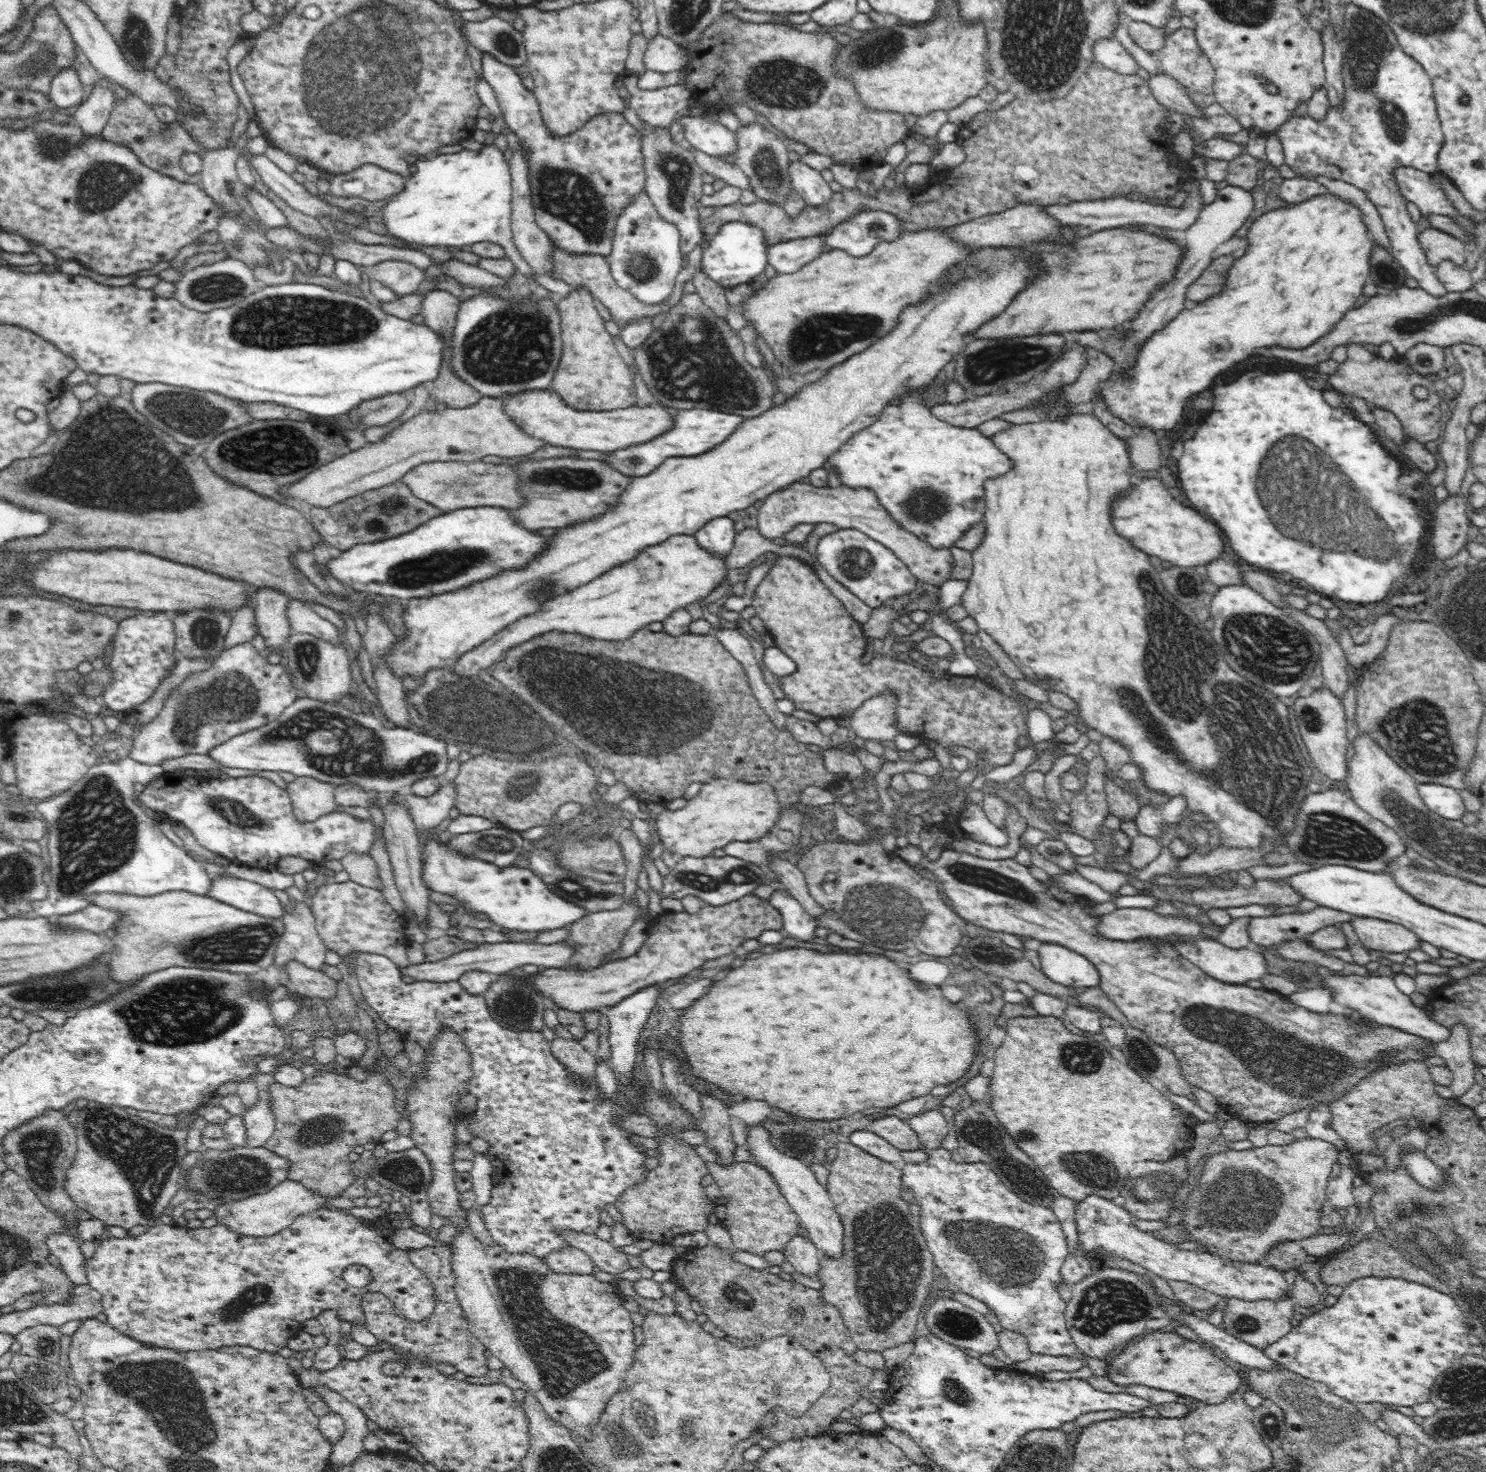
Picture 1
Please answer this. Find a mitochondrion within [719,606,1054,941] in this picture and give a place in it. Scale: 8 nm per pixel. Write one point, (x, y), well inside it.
(986, 878)

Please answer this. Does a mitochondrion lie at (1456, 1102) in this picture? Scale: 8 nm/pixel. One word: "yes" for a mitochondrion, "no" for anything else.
no

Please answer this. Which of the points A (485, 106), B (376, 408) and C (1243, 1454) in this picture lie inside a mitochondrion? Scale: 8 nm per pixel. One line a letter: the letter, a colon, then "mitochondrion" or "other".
A: other
B: mitochondrion
C: other

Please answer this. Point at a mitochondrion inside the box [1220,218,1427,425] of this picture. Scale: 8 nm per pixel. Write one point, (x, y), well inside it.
(1387, 272)

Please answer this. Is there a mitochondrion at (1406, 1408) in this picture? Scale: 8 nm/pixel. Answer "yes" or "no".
no

